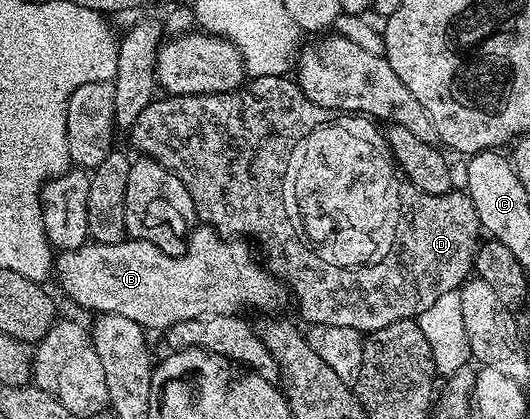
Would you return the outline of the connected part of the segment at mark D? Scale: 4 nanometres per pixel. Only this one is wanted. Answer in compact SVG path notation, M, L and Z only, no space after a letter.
M272 75L271 77L250 78L248 82L236 91L219 93L218 95L165 95L154 98L152 103L139 113L139 117L128 128L127 135L133 142L133 147L142 156L161 163L183 185L187 185L187 193L191 193L191 201L195 205L197 219L204 226L213 228L219 235L226 237L249 237L254 235L263 246L269 247L273 243L273 219L277 219L277 227L283 234L289 235L294 231L305 238L305 251L301 247L289 247L285 255L273 255L267 262L268 270L297 298L297 311L306 319L309 325L343 325L362 333L378 331L383 325L391 325L400 319L417 319L443 293L457 291L473 271L473 258L477 256L479 246L479 226L475 205L464 190L454 189L442 195L423 193L418 187L402 176L393 153L384 134L377 132L378 124L372 118L364 115L343 113L331 117L328 123L317 123L319 109L310 103L301 88L292 78Z

